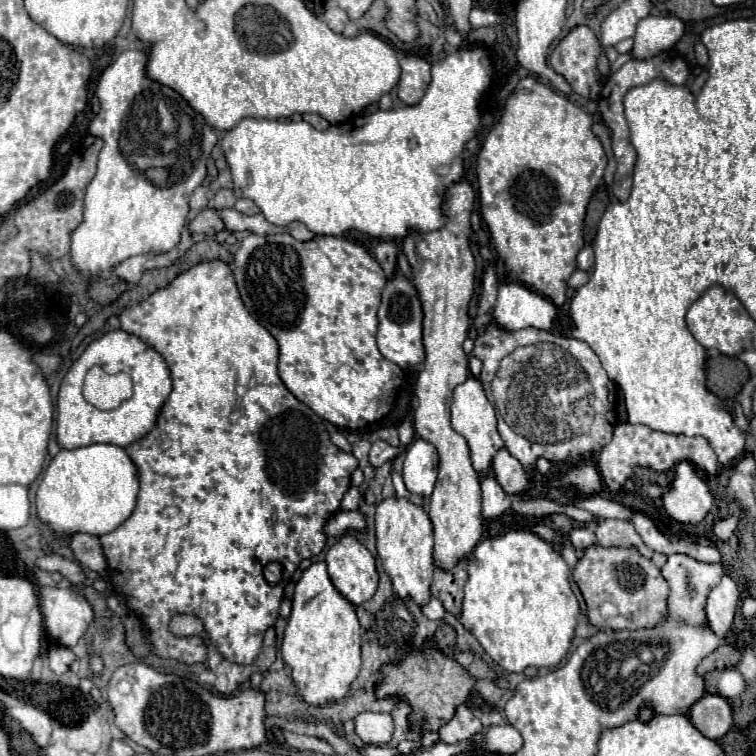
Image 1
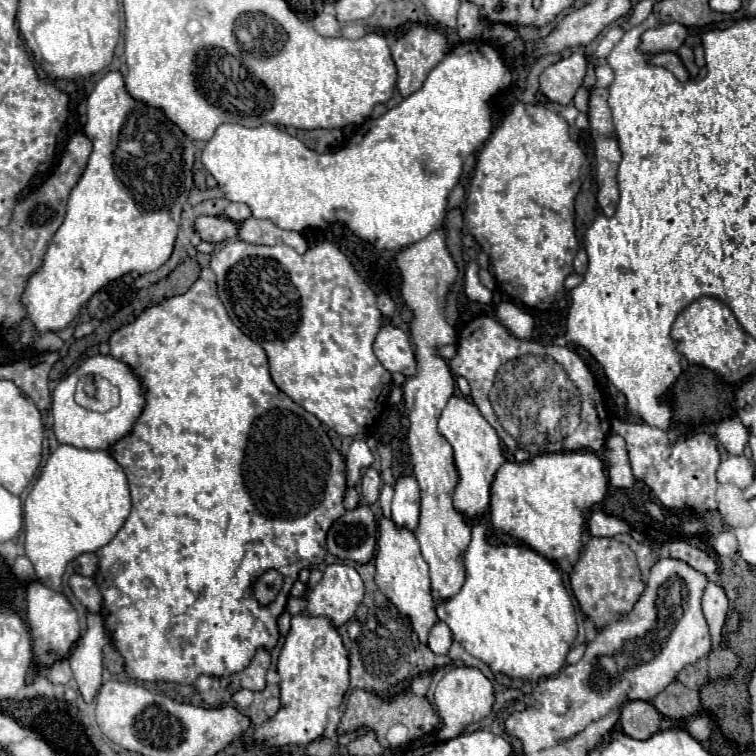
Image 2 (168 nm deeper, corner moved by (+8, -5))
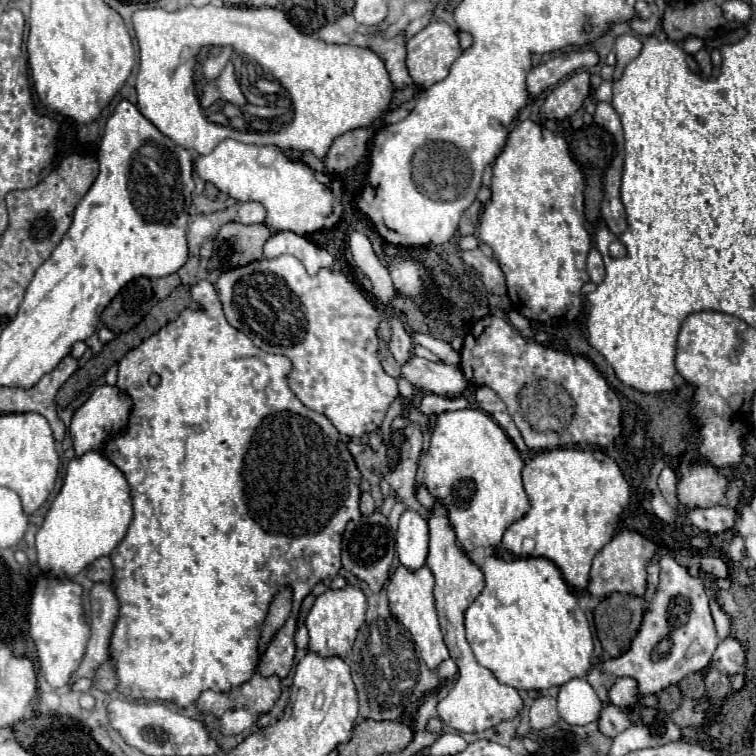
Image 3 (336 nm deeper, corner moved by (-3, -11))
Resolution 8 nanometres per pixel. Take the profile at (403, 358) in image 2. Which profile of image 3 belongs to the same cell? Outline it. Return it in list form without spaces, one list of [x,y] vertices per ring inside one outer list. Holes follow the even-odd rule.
[[[411,356],[409,362],[401,368],[401,372],[415,388],[425,388],[445,398],[461,396],[467,386],[467,380],[463,378],[459,366],[451,366],[445,362],[429,362],[419,356]]]

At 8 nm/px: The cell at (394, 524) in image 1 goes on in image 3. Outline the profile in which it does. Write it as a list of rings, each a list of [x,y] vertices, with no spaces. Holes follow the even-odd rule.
[[[399,566],[387,584],[391,612],[411,632],[411,636],[423,656],[423,662],[431,670],[435,670],[443,660],[449,658],[449,652],[447,652],[447,646],[443,642],[443,634],[439,628],[439,620],[437,620],[437,610],[435,610],[435,600],[433,600],[433,584],[435,584],[435,578],[427,566],[423,566],[417,572],[409,572],[407,568]]]

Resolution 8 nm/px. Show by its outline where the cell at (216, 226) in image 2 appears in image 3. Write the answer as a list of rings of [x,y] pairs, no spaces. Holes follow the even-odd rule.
[[[229,222],[221,226],[215,238],[215,250],[209,258],[209,272],[227,272],[227,268],[239,268],[251,264],[251,260],[263,258],[263,244],[273,236],[265,224],[237,224]]]

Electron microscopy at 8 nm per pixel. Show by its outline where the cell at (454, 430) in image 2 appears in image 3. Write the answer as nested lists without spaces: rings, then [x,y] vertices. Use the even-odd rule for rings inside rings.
[[[467,408],[435,416],[429,448],[419,454],[415,488],[425,486],[447,510],[447,518],[465,550],[501,544],[503,532],[527,514],[529,500],[521,484],[523,458],[503,428],[483,410]]]

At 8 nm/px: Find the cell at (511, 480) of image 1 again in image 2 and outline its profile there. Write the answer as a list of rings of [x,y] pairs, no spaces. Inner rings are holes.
[[[556,452],[534,456],[528,462],[504,462],[490,488],[490,522],[494,528],[518,538],[523,545],[532,546],[532,550],[544,554],[548,560],[560,562],[562,558],[568,558],[574,564],[580,556],[586,516],[594,504],[602,502],[606,490],[606,464],[594,452]]]

